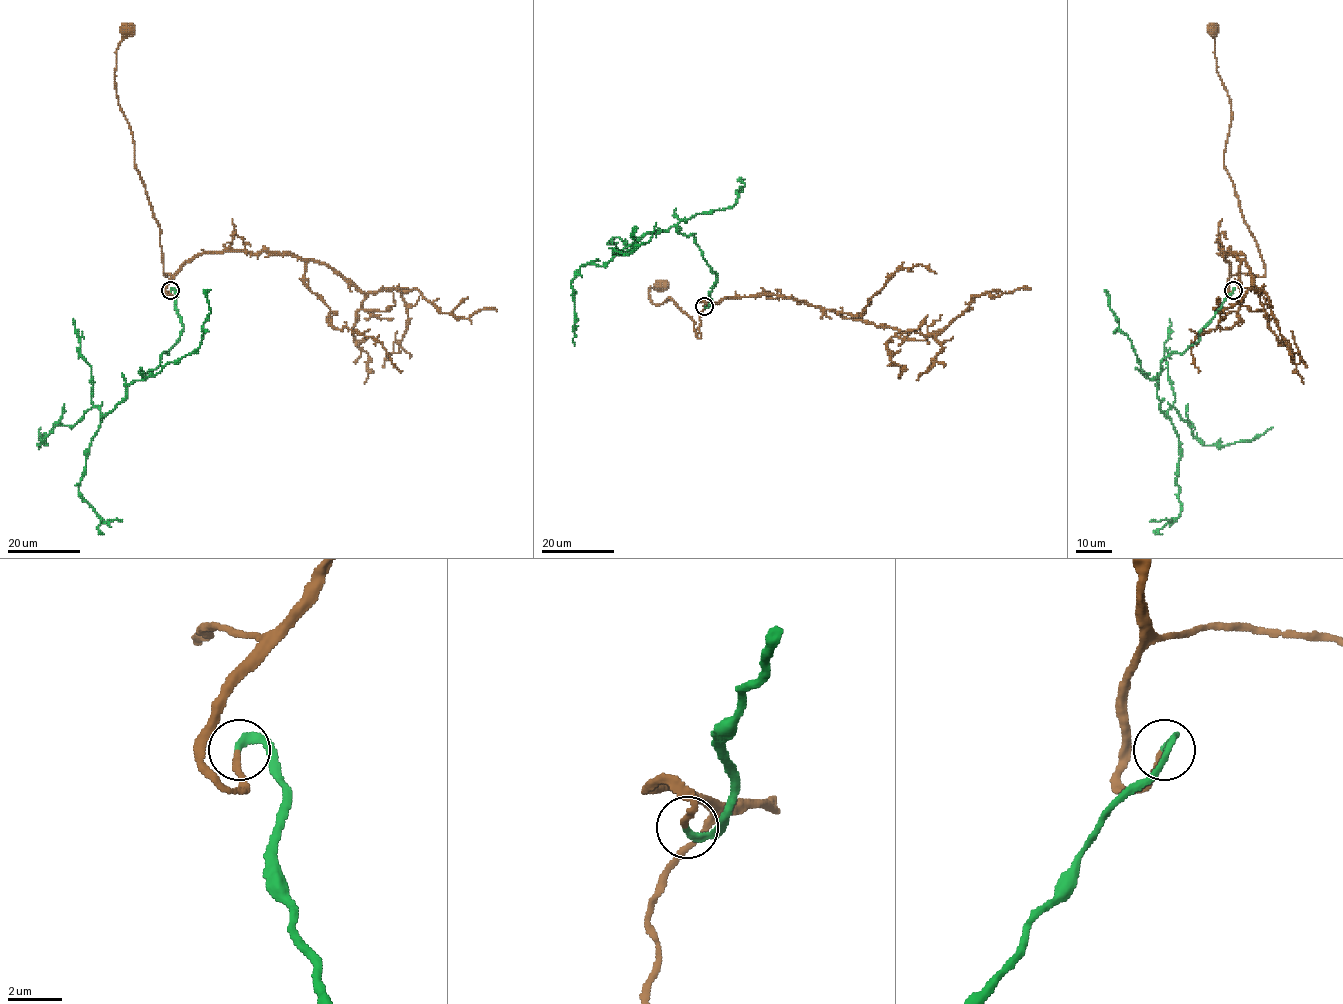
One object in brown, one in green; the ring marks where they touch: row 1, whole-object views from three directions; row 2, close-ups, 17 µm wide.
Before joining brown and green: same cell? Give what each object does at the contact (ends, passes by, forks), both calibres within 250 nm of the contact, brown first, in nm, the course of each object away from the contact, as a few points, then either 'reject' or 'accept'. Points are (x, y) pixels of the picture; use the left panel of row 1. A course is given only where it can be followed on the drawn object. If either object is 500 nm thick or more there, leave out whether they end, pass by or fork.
brown ends; green ends; calibres 240 and 280 nm; course brown (170, 290), (173, 274), (164, 272), (159, 226), (117, 91), (116, 52), (128, 30); course green (170, 290), (183, 329), (160, 363), (113, 408), (91, 407), (72, 426), (56, 424), (39, 446), (40, 427); accept

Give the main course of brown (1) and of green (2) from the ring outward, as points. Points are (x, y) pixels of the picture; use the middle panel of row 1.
1: (704, 306), (698, 338), (669, 297), (651, 301), (650, 288), (662, 285)
2: (704, 306), (717, 275), (694, 234), (671, 226), (647, 233), (602, 265), (578, 270), (571, 288), (574, 345)

